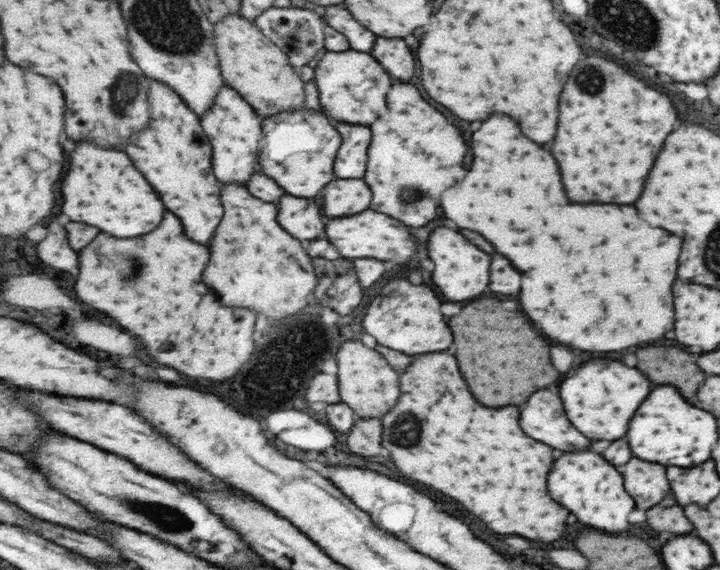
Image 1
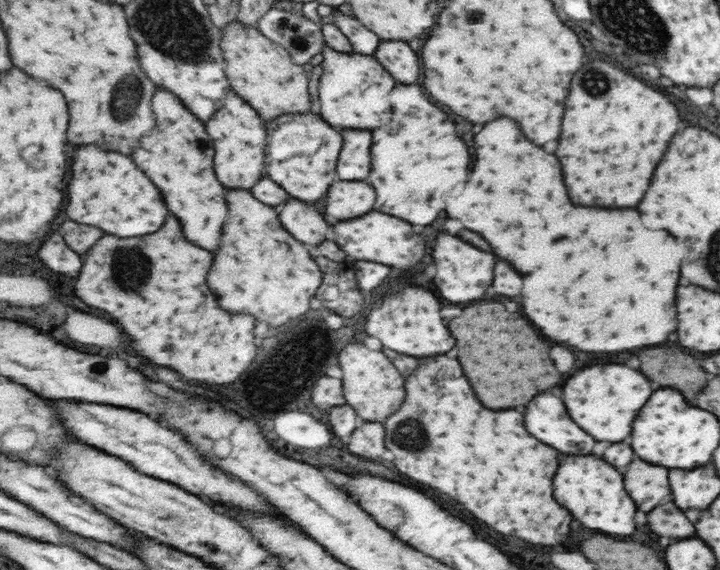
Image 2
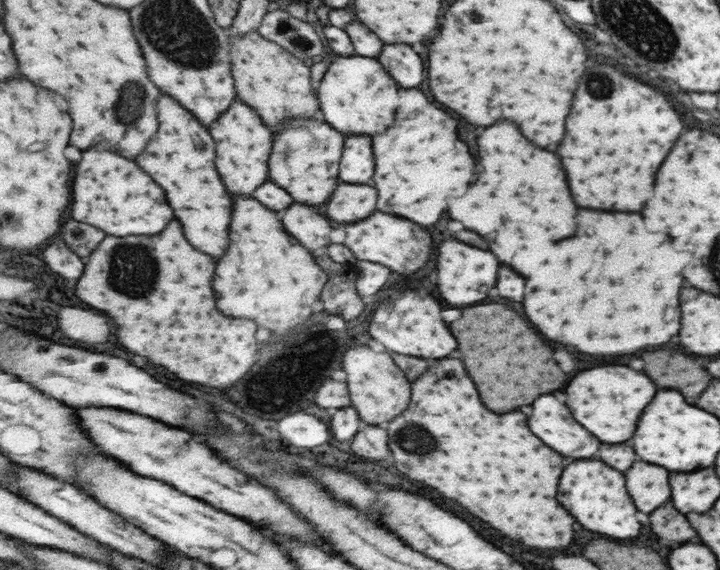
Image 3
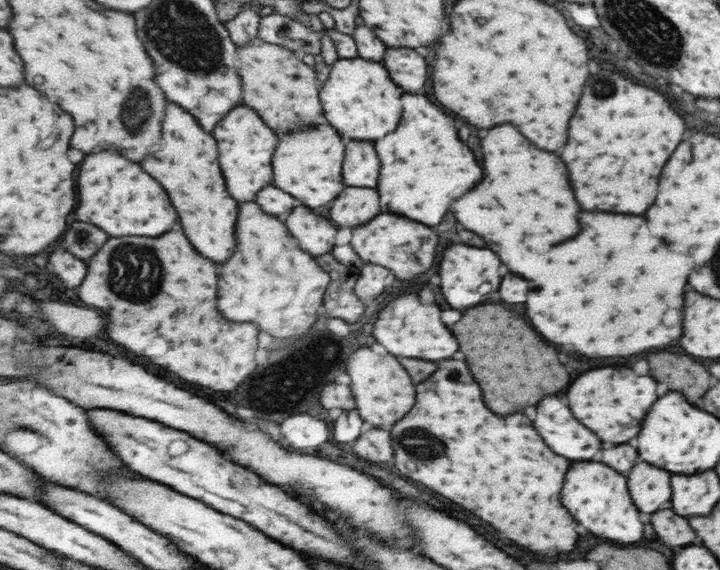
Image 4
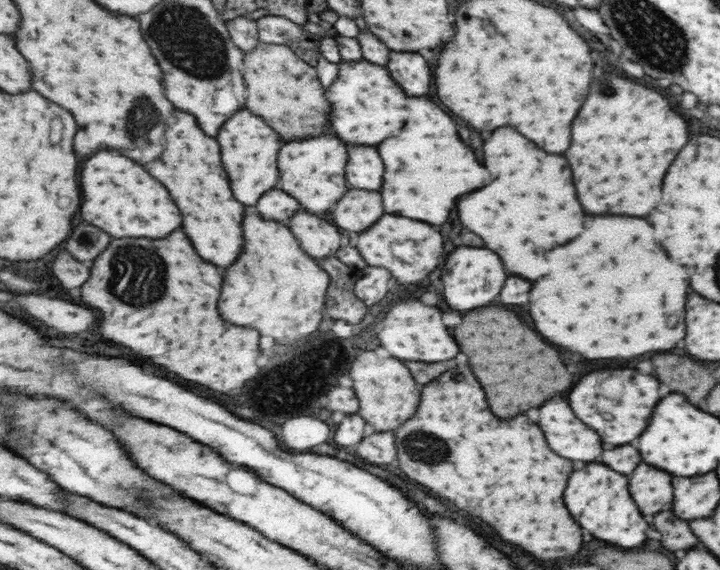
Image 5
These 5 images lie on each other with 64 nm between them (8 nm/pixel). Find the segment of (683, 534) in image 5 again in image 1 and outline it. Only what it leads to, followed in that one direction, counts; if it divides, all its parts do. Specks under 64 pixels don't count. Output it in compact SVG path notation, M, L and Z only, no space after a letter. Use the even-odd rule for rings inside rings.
M673 496L663 498L659 504L655 504L653 508L649 508L645 512L647 516L647 524L649 528L657 530L657 532L671 532L671 534L687 534L691 532L691 524L687 522L687 518L683 516L681 508L675 504Z

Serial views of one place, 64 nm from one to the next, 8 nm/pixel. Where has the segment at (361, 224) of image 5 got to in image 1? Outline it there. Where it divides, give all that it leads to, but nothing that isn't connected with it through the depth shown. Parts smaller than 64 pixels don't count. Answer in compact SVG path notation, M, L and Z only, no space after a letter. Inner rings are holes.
M335 180L327 186L323 196L325 212L329 216L351 216L369 206L371 192L361 180Z

